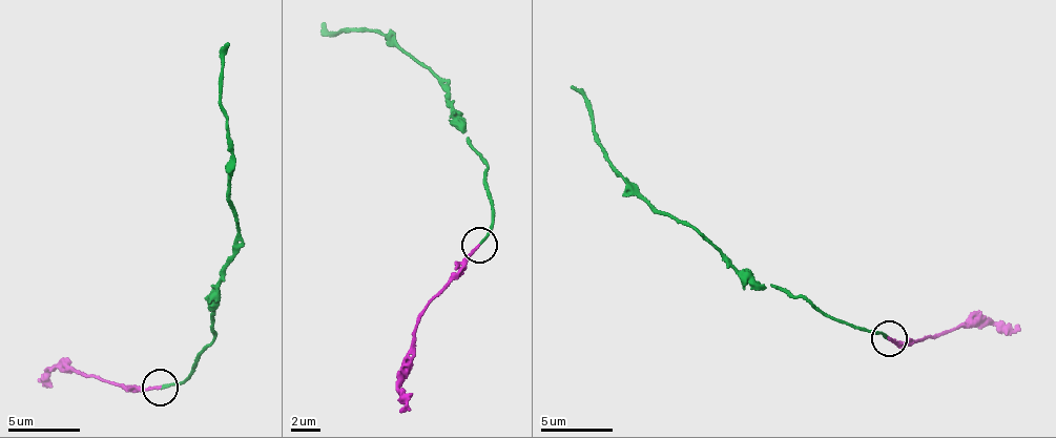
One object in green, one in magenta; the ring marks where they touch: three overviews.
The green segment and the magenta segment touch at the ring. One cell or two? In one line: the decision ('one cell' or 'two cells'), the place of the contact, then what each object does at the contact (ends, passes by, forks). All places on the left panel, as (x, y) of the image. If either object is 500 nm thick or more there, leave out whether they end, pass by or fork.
one cell; at (160, 388); green ends there; magenta ends there

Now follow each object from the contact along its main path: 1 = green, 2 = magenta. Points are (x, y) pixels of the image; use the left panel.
1: (160, 388), (183, 381), (214, 340), (213, 318), (241, 235), (229, 195), (228, 139), (221, 99), (227, 43)
2: (160, 388), (128, 391), (83, 373), (50, 370), (44, 376), (46, 388)

